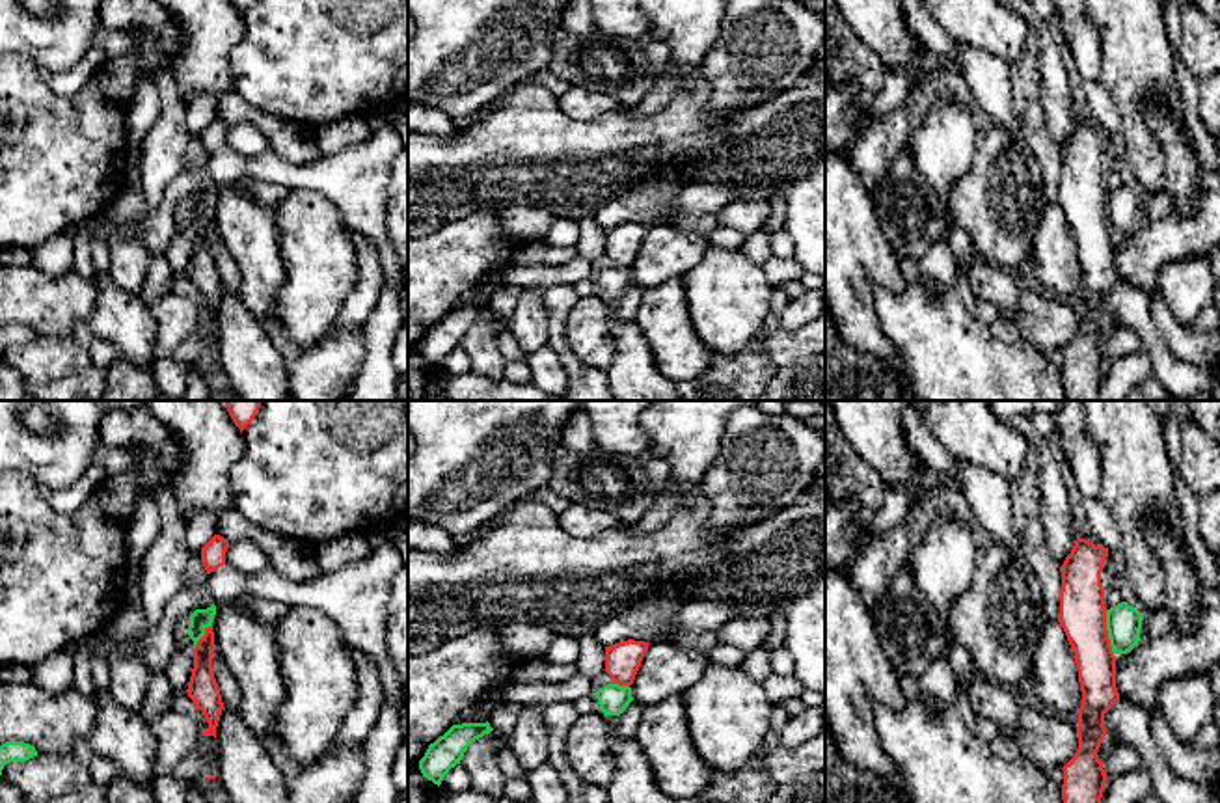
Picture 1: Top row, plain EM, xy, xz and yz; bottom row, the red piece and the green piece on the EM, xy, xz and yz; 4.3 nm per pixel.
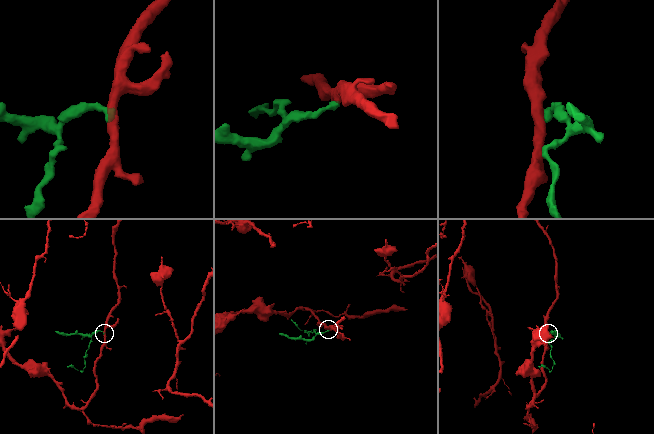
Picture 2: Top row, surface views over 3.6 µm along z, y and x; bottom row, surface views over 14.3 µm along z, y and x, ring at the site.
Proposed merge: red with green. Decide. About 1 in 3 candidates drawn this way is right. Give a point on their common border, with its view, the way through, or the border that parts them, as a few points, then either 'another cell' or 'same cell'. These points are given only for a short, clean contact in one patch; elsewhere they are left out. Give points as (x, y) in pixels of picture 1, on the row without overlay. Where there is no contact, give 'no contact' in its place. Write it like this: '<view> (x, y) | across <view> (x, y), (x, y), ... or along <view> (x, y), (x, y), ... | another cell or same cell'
yz (1107, 215) | along yz (1107, 192), (1107, 220), (1112, 235) | another cell

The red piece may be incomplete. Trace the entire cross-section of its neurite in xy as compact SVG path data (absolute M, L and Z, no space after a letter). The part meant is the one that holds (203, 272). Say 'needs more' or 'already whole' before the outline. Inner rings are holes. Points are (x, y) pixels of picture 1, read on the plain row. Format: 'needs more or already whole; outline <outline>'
already whole; outline M209 209L194 231L194 252L186 276L194 283L196 293L201 293L209 306L209 311L203 317L216 320L224 285L212 253L214 233L214 214L212 209Z

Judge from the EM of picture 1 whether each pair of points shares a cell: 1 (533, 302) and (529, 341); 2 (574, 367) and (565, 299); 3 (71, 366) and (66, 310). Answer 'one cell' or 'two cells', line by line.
1: one cell
2: one cell
3: two cells

